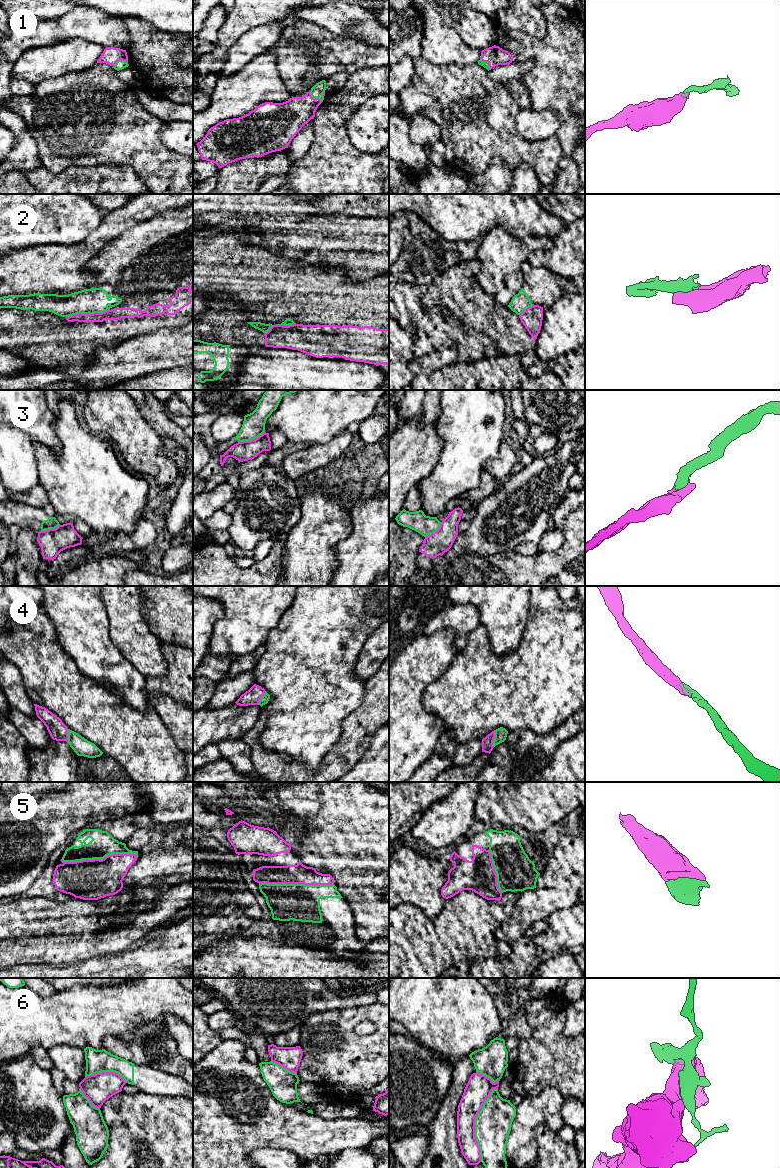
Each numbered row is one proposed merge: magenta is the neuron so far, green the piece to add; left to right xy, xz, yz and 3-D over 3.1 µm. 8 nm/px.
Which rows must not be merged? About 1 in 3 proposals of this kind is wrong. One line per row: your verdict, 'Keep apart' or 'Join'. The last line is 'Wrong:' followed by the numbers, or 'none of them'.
1: Join
2: Keep apart
3: Keep apart
4: Join
5: Join
6: Keep apart
Wrong: 2, 3, 6

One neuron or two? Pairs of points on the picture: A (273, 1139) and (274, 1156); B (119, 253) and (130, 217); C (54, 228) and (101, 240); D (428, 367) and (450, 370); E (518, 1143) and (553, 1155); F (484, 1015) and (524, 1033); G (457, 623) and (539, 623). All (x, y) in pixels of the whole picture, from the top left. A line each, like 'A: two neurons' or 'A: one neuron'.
A: two neurons
B: two neurons
C: two neurons
D: two neurons
E: two neurons
F: two neurons
G: two neurons

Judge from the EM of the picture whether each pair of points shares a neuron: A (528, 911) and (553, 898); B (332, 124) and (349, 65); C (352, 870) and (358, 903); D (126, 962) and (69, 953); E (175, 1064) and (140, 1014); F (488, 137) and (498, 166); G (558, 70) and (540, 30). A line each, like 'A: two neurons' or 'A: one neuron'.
A: one neuron
B: two neurons
C: one neuron
D: two neurons
E: two neurons
F: two neurons
G: two neurons

